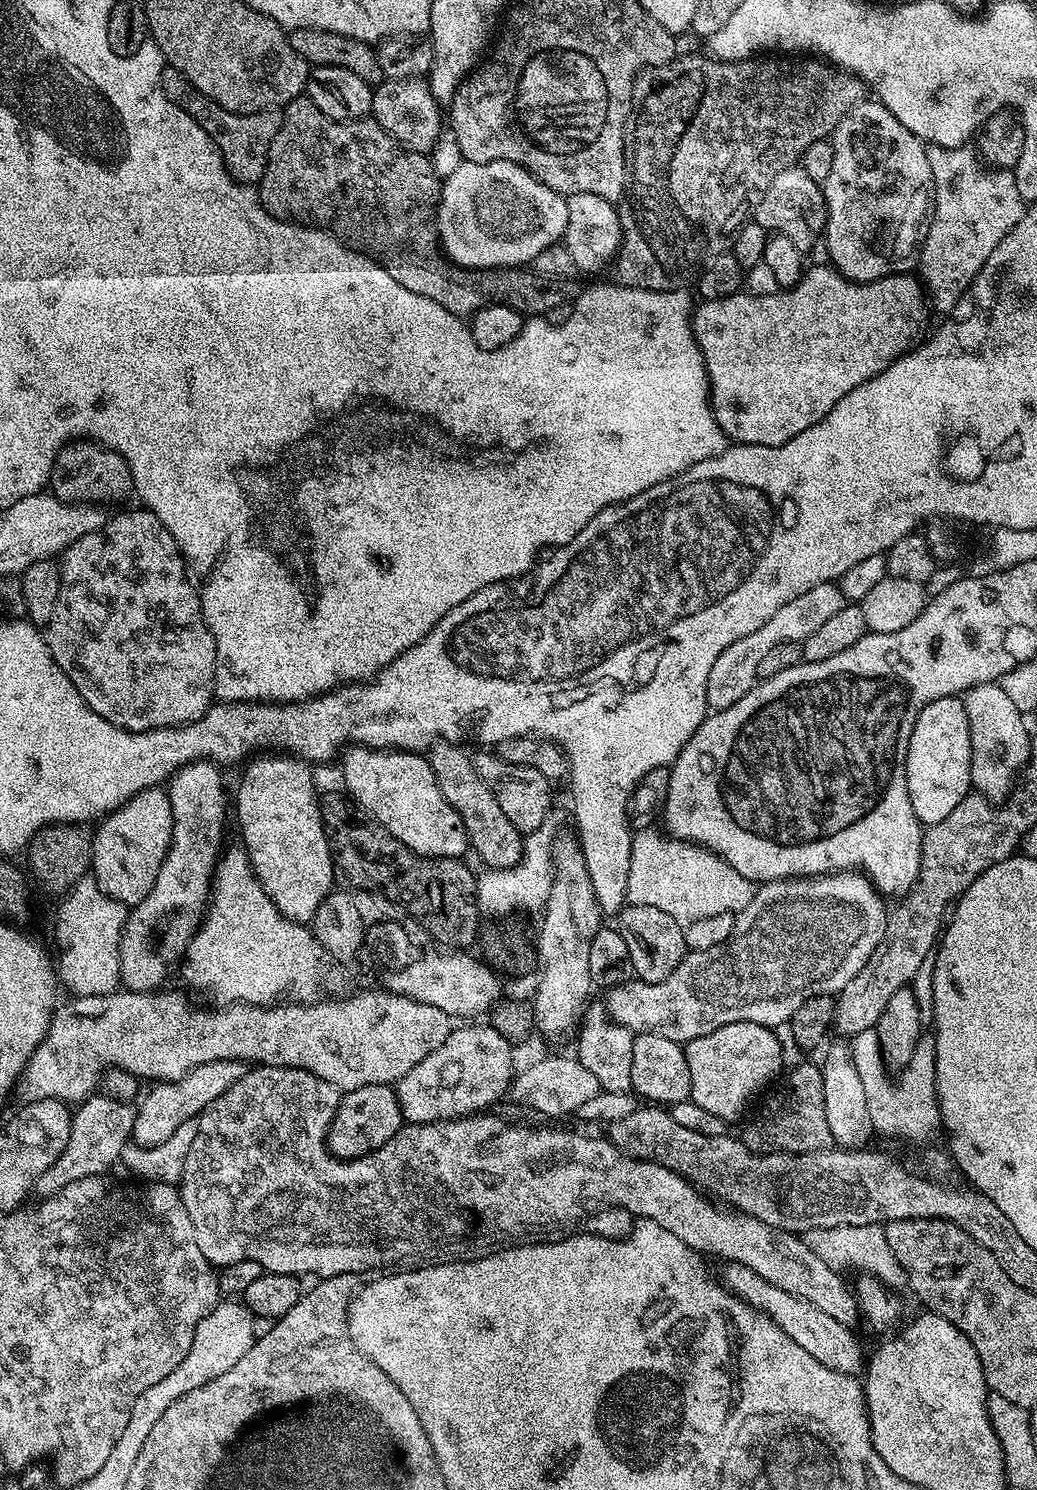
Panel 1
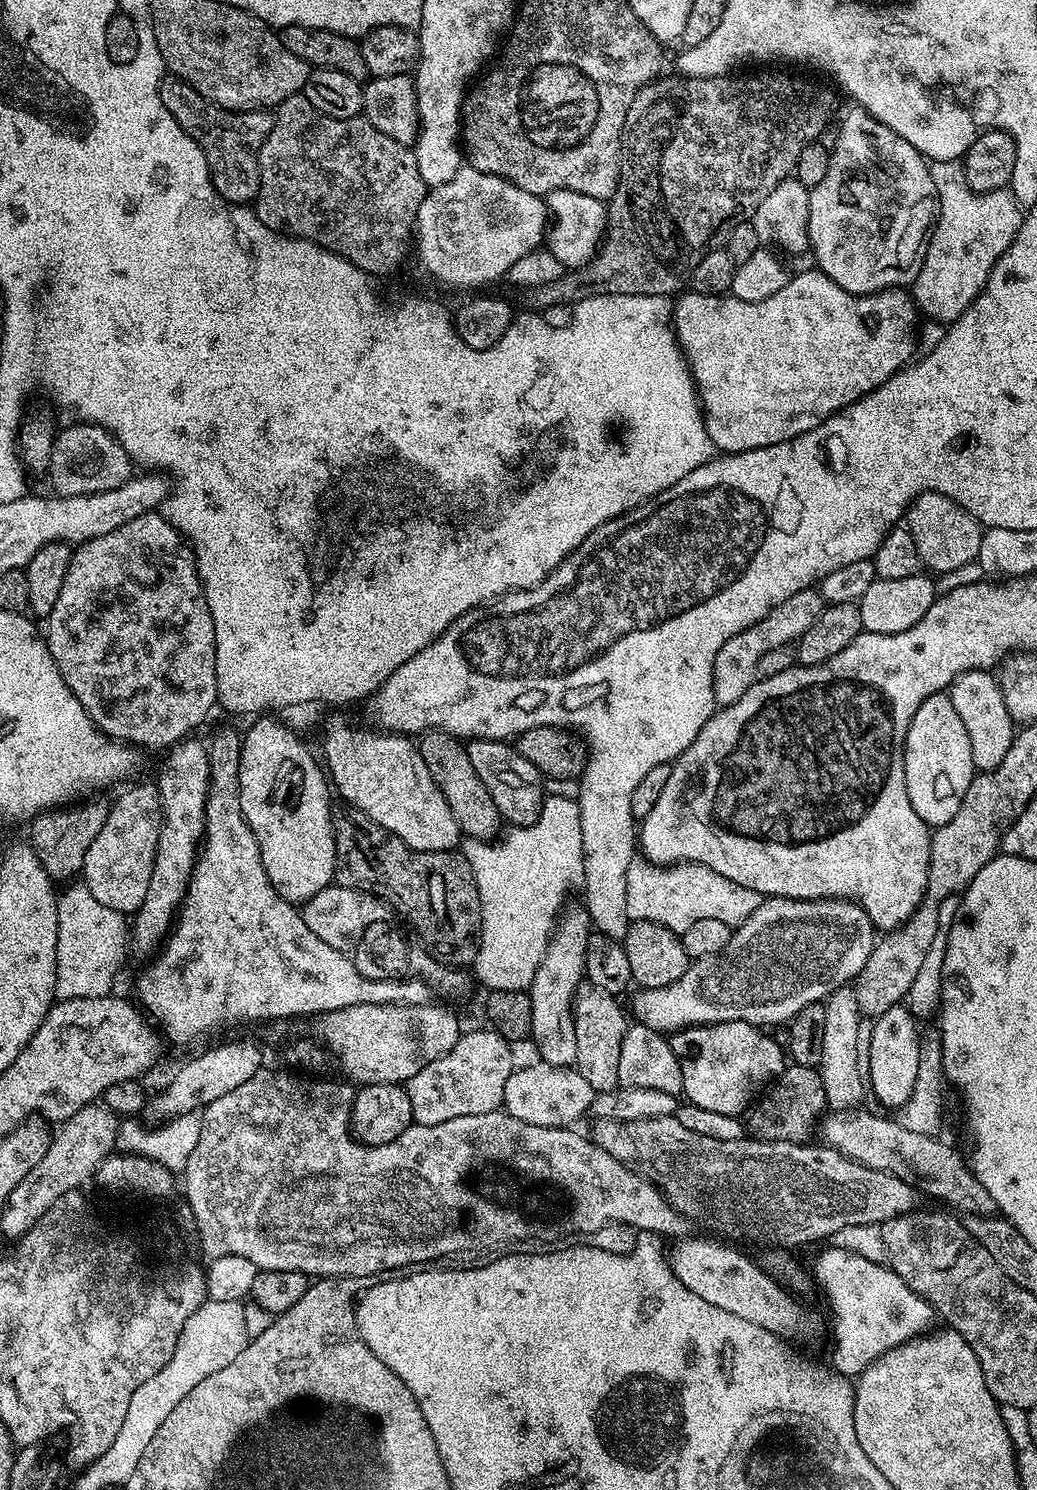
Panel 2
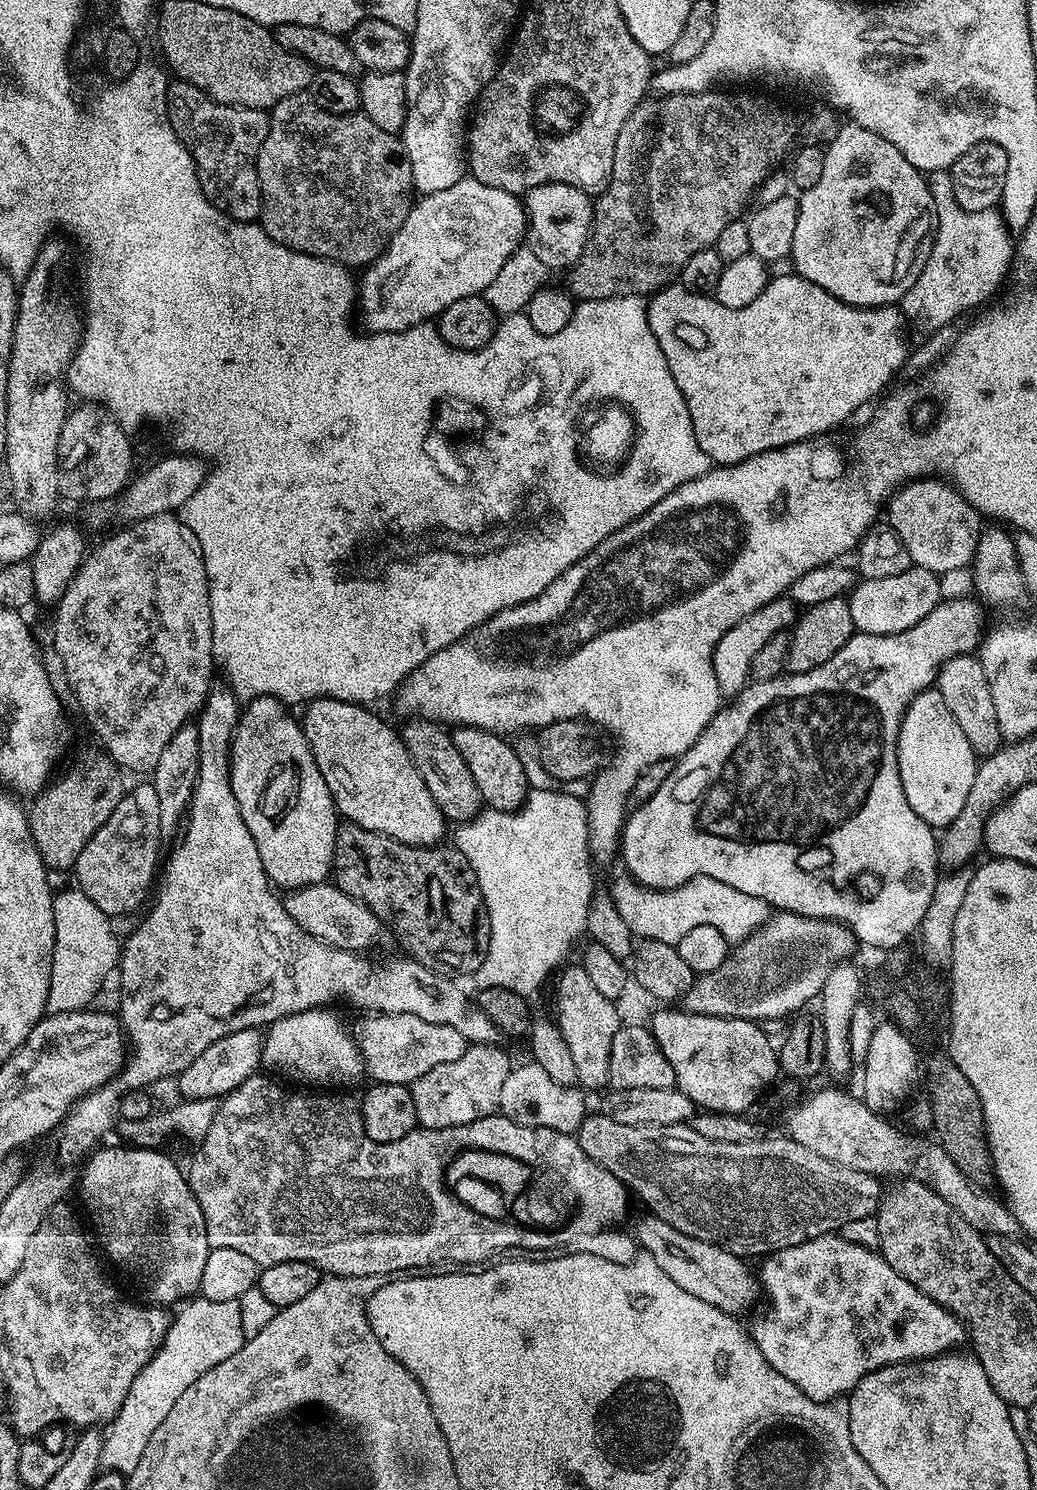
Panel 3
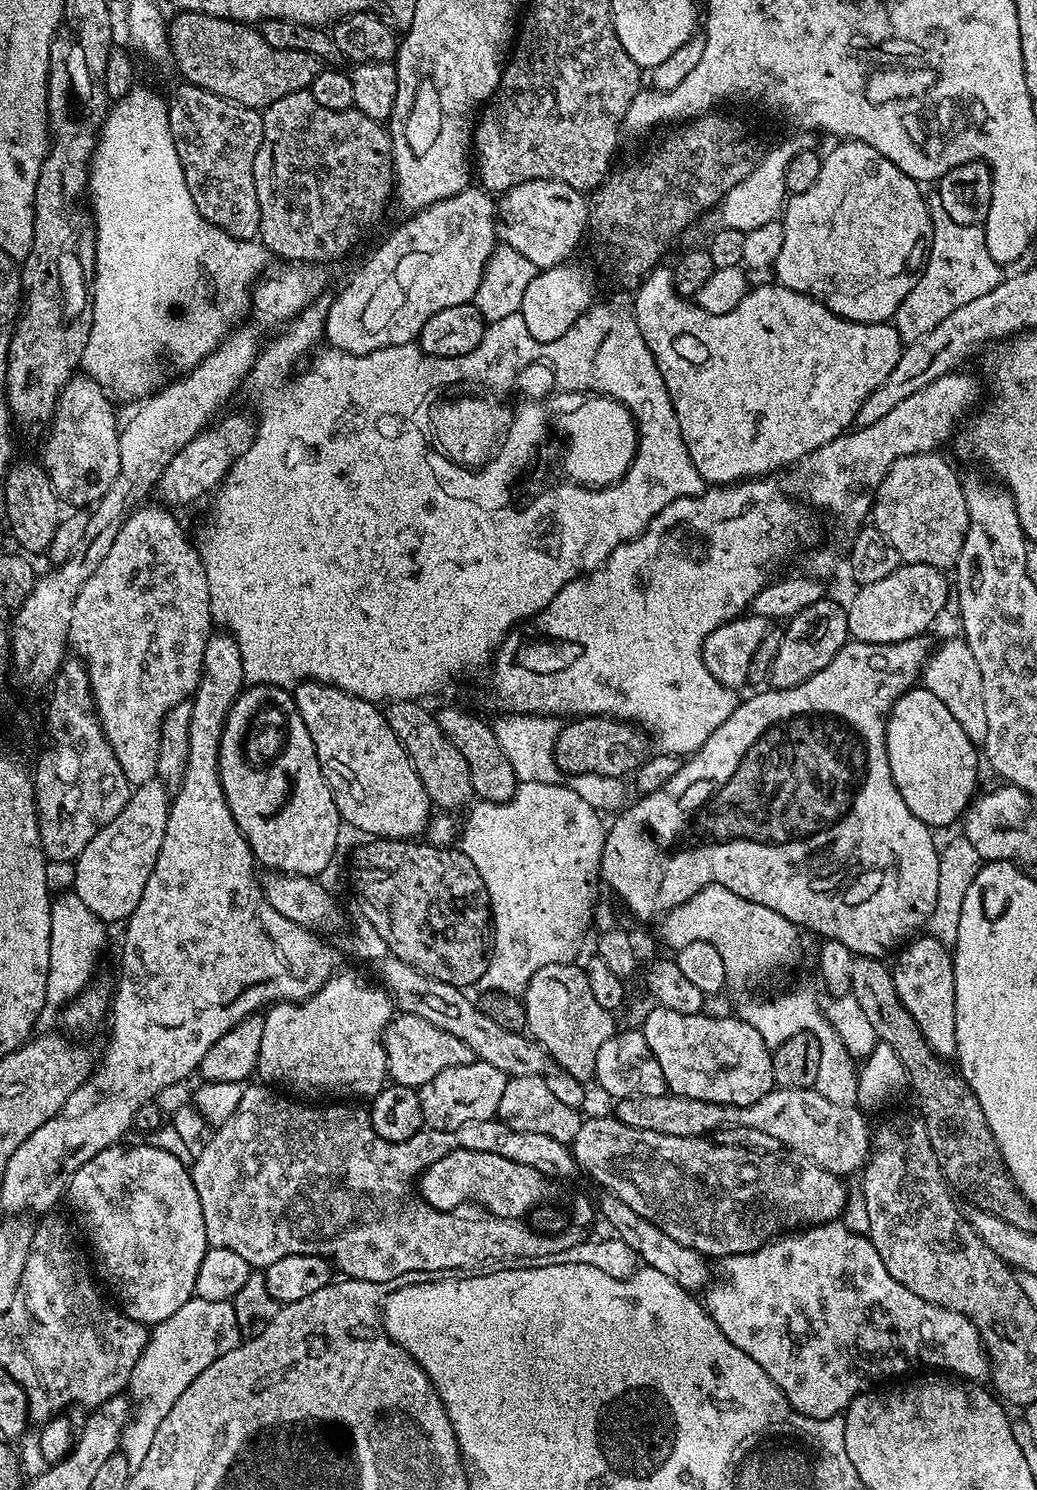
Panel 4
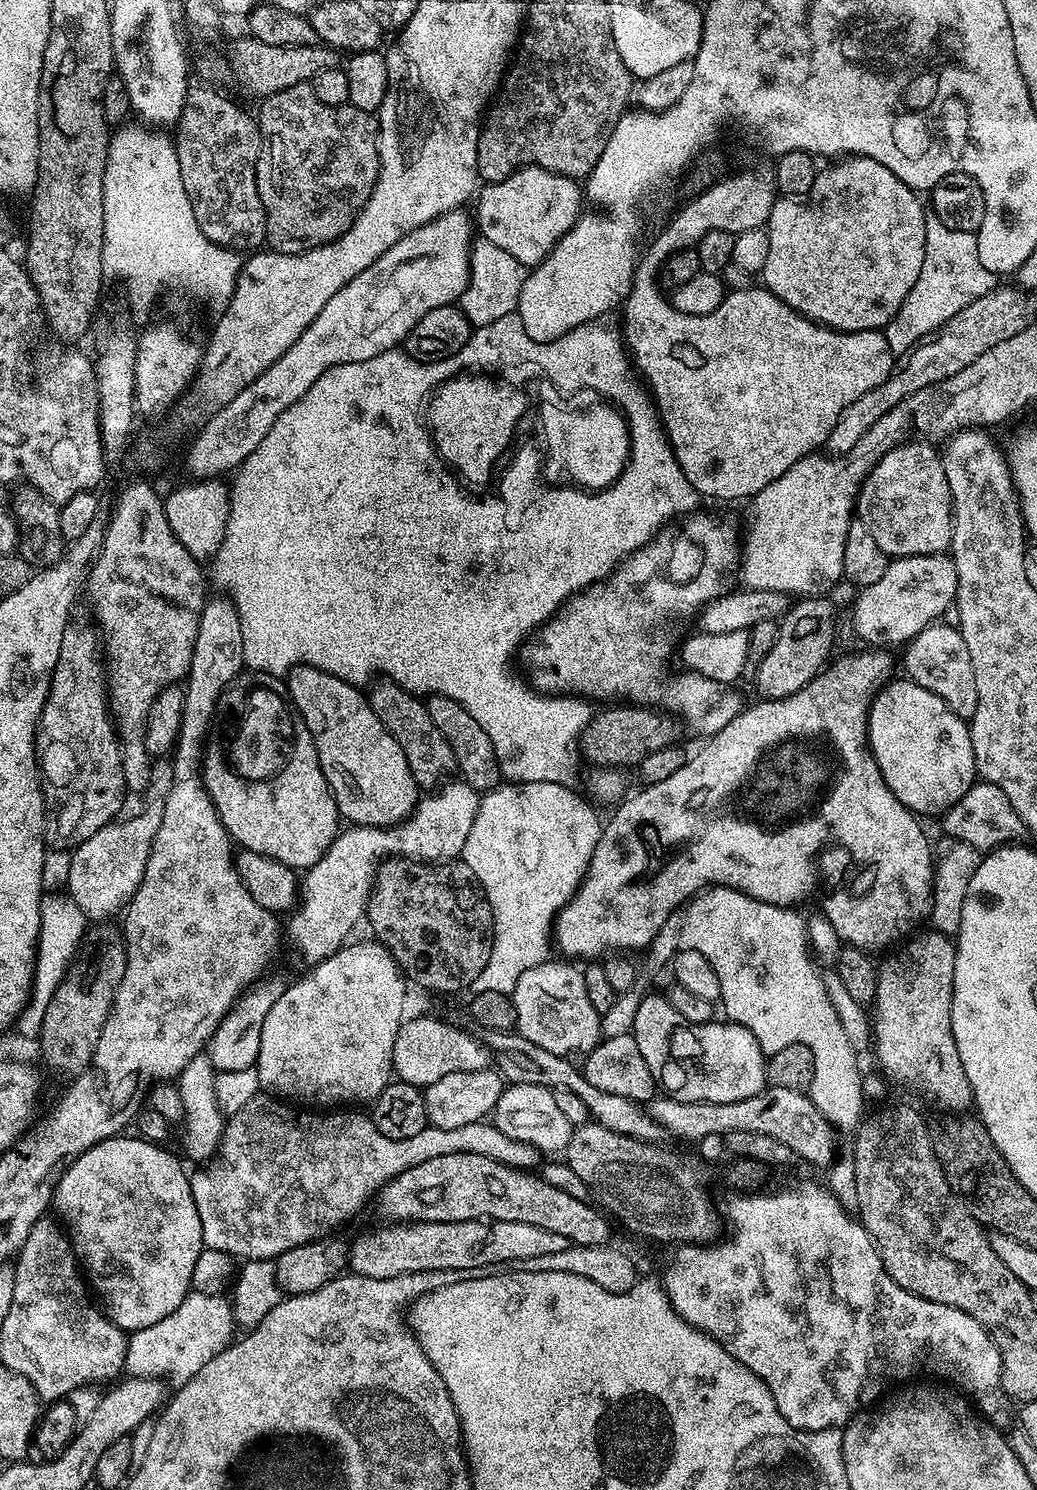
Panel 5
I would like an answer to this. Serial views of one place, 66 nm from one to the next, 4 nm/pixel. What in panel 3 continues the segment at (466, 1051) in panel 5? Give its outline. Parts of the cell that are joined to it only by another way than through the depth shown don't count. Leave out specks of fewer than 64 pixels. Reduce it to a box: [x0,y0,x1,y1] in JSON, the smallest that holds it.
[355,1014,466,1086]

